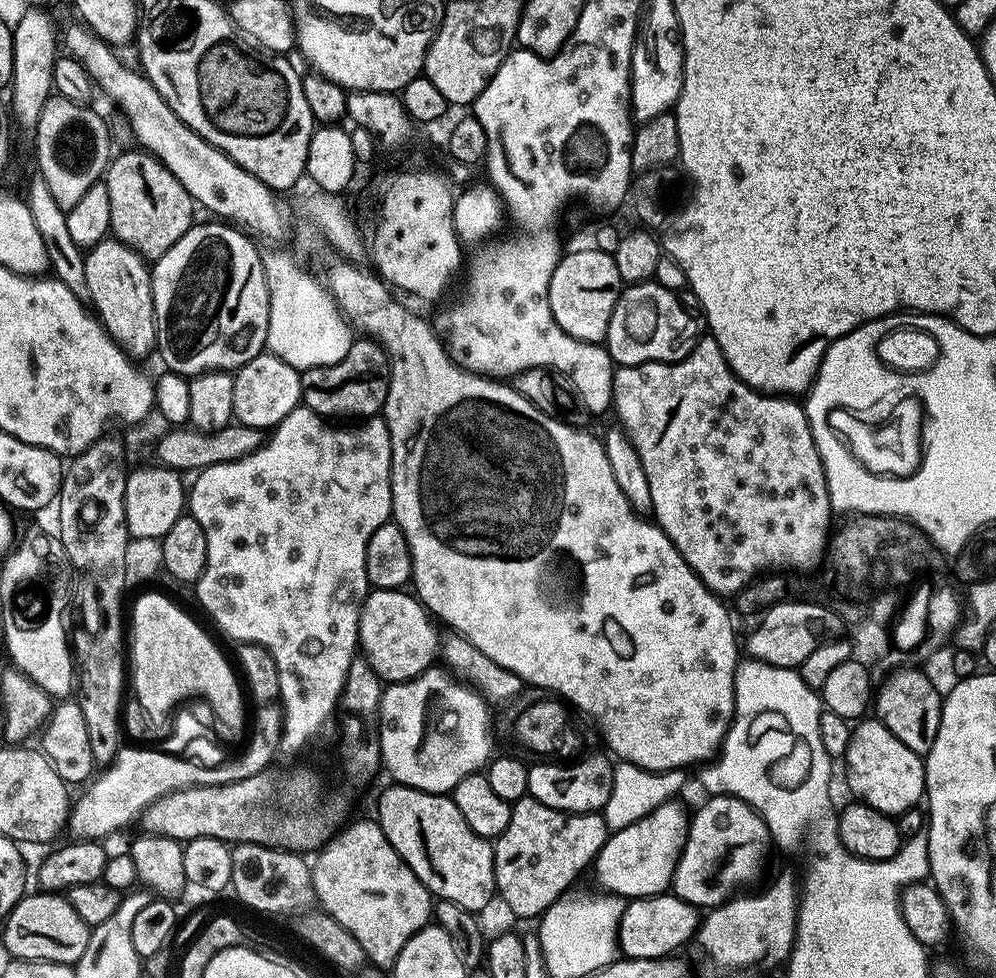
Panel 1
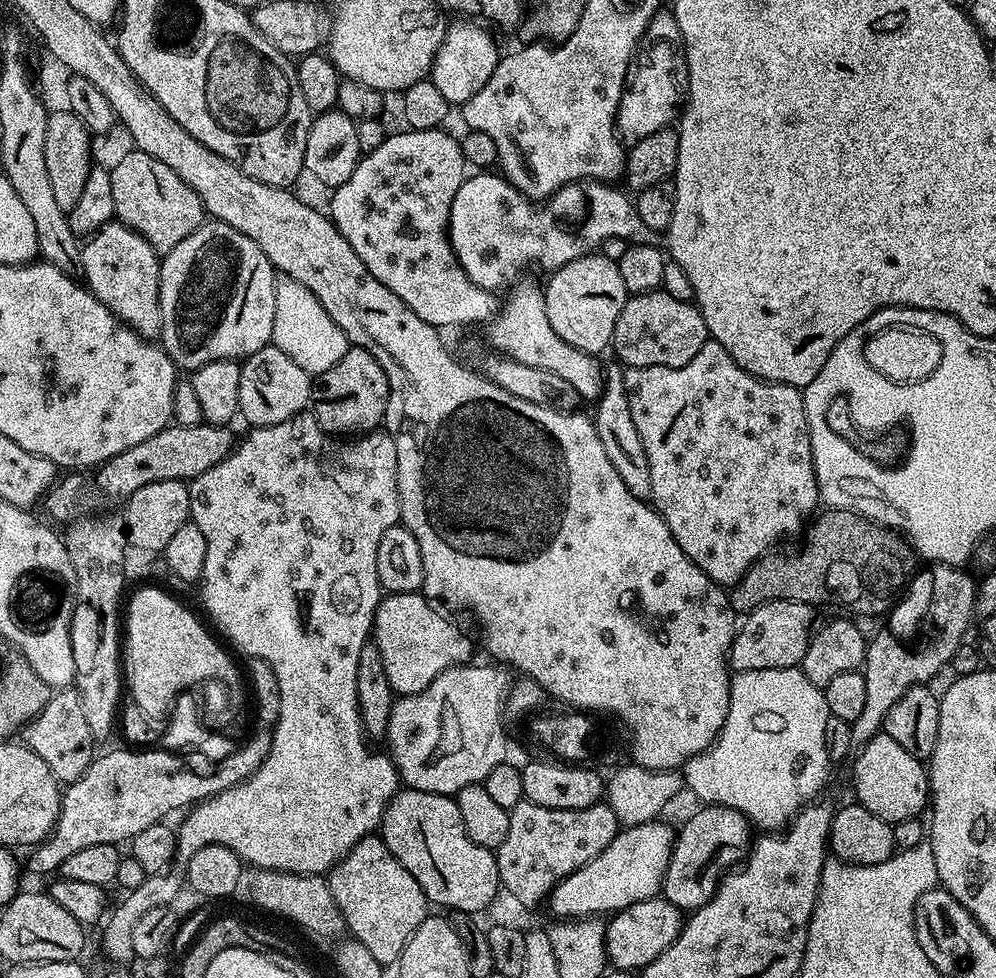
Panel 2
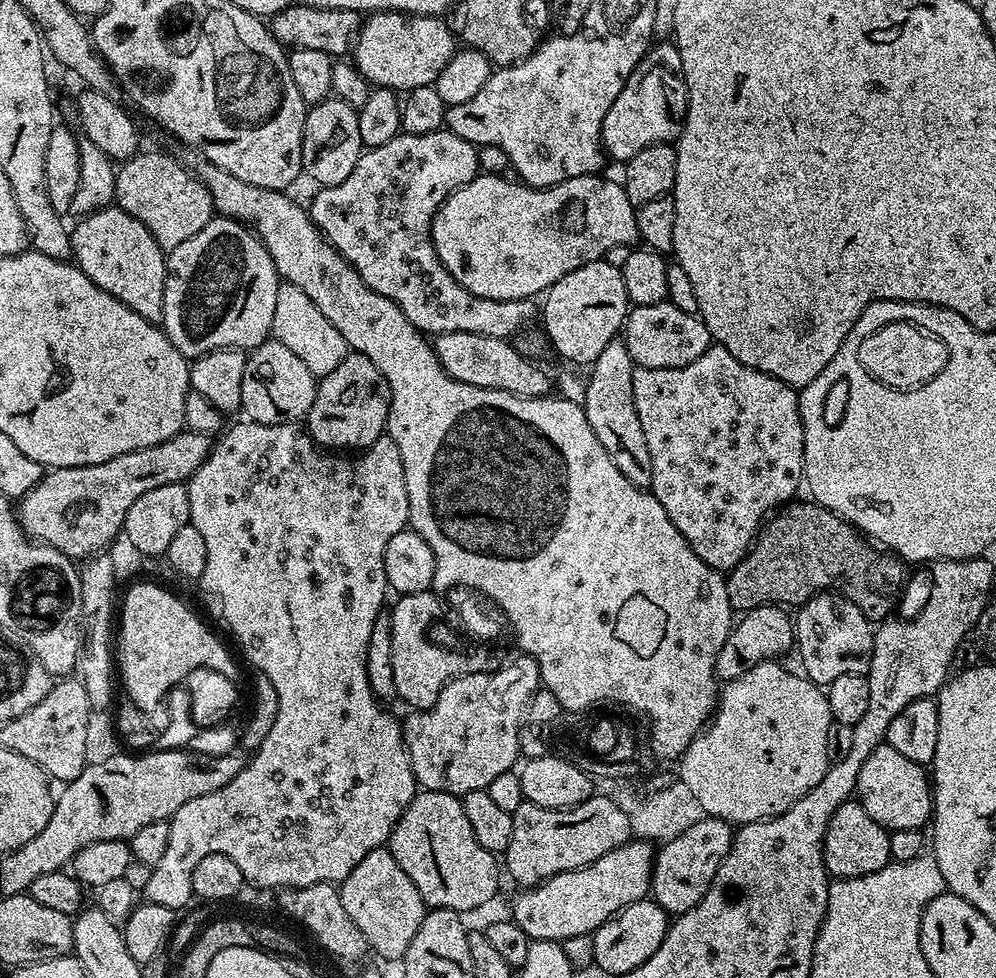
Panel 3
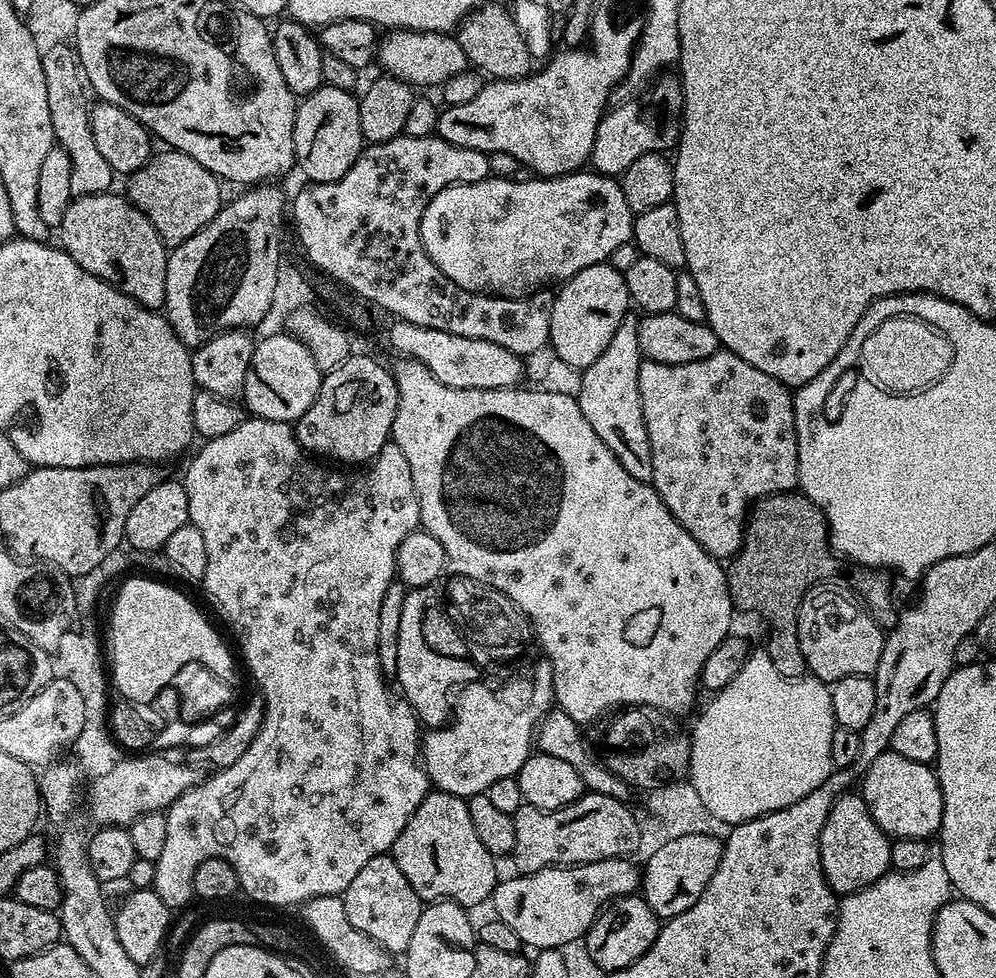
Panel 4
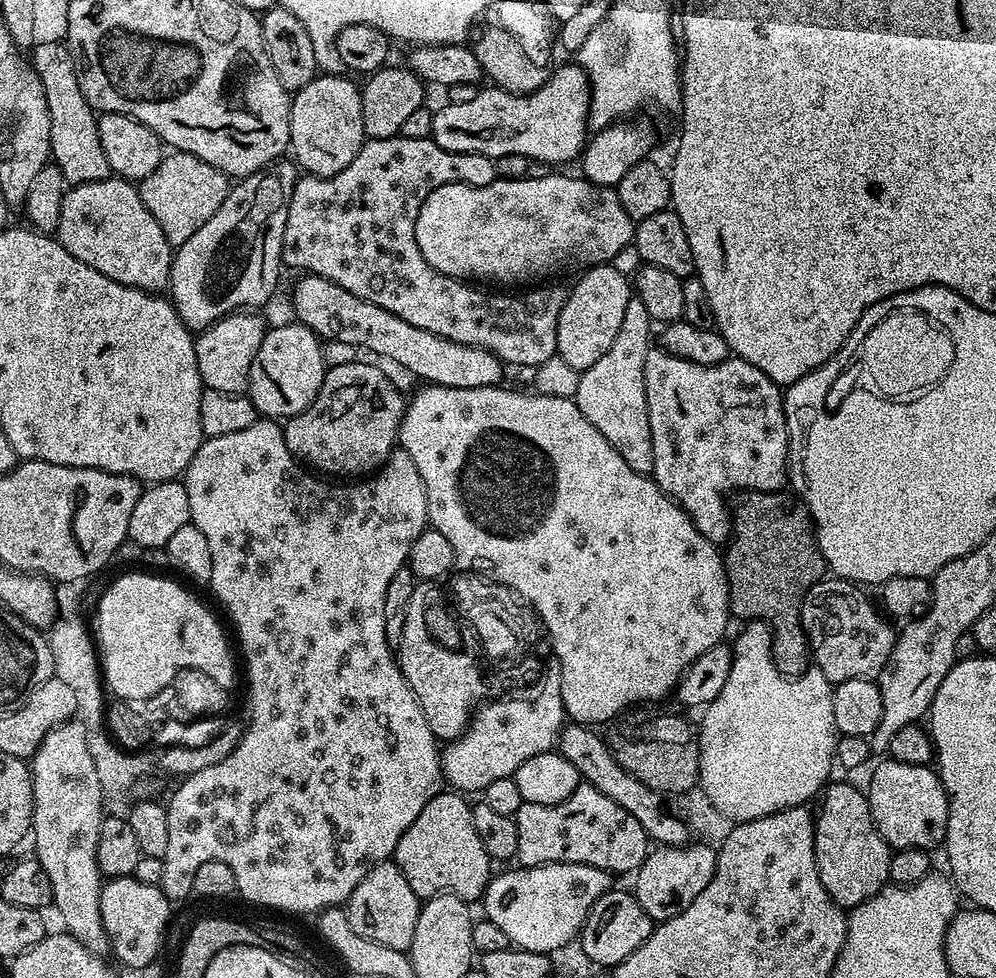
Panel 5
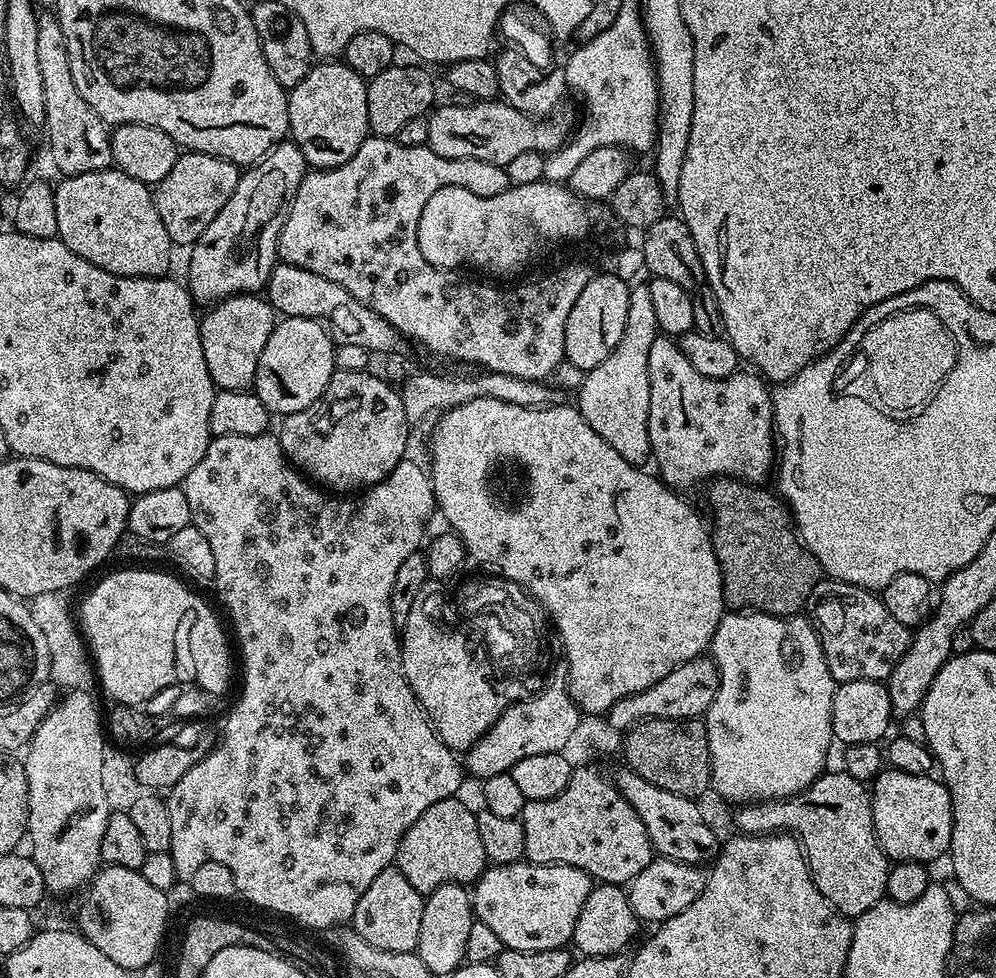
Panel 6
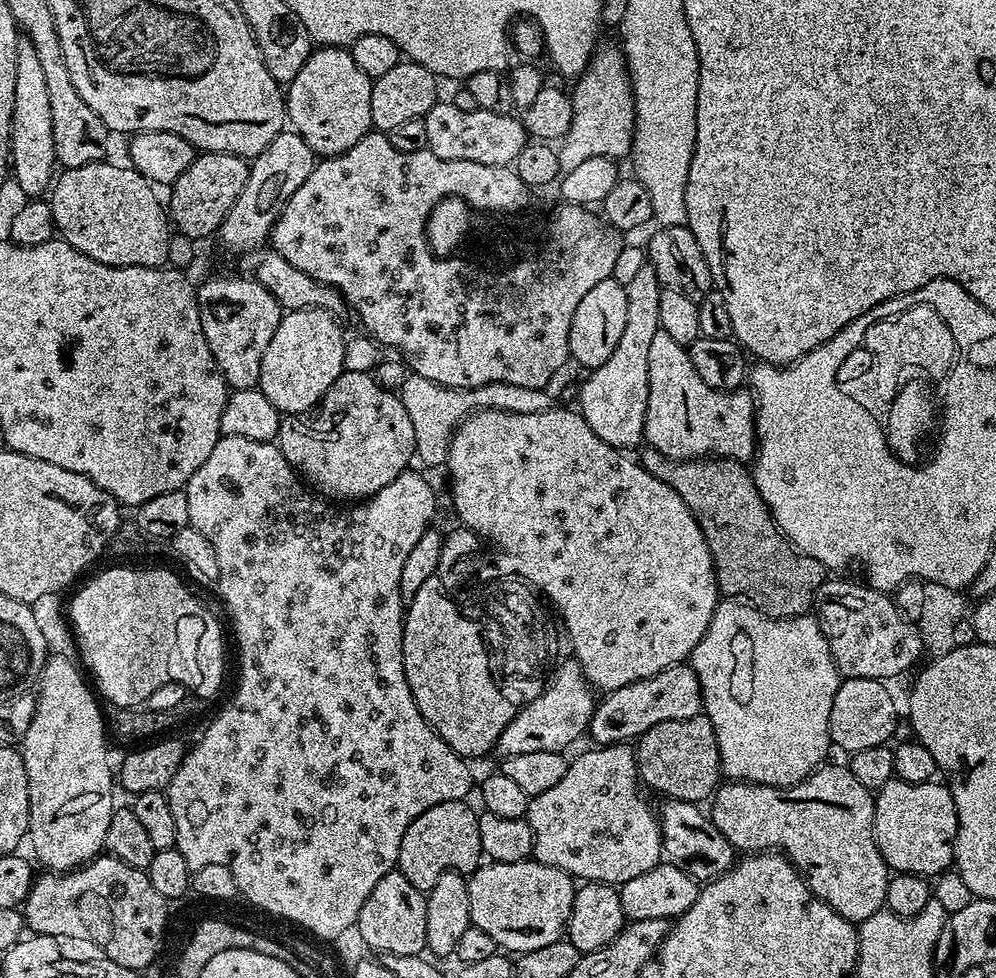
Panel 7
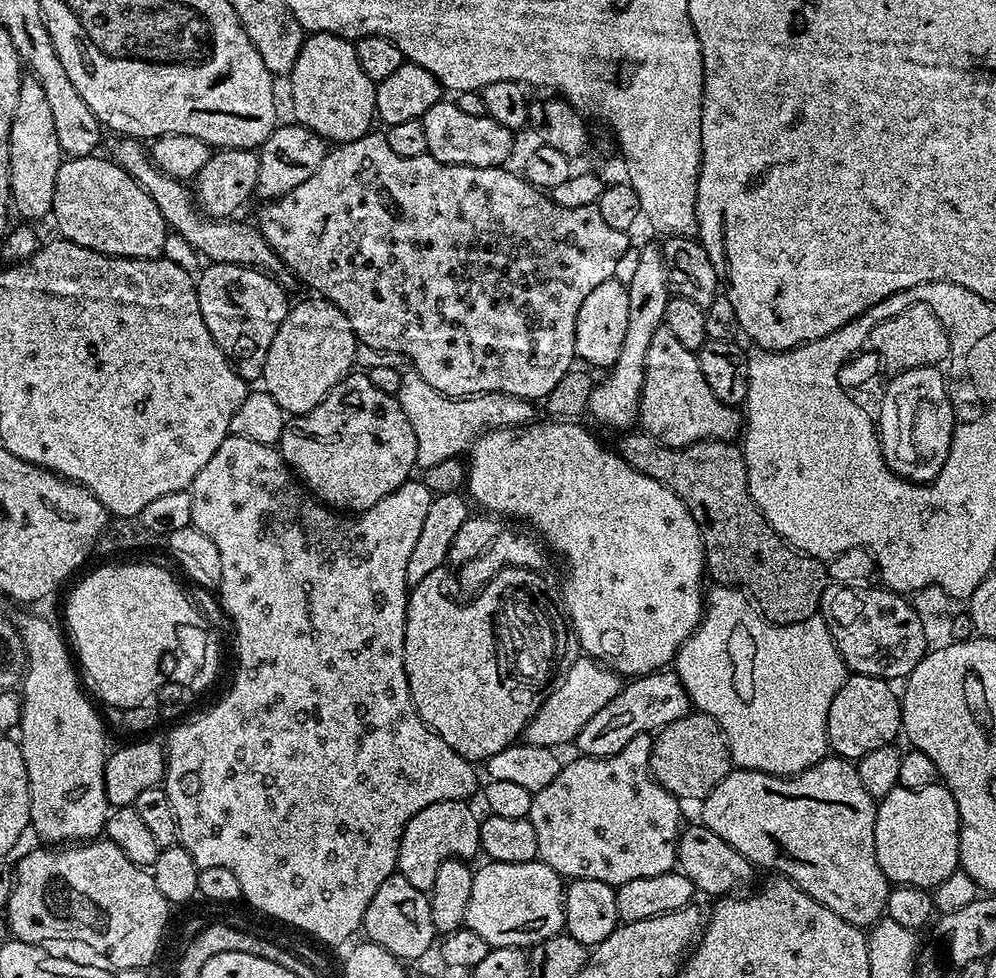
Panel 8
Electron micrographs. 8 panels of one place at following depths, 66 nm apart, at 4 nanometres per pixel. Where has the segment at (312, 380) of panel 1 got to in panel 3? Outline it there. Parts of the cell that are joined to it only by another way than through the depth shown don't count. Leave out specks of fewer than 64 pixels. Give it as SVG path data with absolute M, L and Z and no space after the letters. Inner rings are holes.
M352 352L345 357L340 365L335 366L330 374L319 377L314 402L306 417L306 431L312 437L313 442L325 450L366 449L379 436L385 435L391 401L392 391L386 378L382 378L378 366L374 366L374 362L370 362L370 358L366 358L360 352Z

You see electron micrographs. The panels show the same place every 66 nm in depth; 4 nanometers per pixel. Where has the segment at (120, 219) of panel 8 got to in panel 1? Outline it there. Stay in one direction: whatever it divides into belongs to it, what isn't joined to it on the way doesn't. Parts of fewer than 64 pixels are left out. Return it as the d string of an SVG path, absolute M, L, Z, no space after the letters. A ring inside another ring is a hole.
M115 238L98 241L87 249L87 303L112 339L132 358L156 352L156 315L152 297L152 273L143 256Z

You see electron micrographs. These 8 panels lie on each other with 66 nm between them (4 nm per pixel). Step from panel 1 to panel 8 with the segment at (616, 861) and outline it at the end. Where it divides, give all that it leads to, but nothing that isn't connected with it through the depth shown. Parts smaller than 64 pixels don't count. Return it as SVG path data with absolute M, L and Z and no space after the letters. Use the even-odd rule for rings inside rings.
M539 858L530 862L507 864L484 862L472 873L470 902L464 924L474 934L486 938L492 948L531 949L551 936L559 936L564 927L565 881Z

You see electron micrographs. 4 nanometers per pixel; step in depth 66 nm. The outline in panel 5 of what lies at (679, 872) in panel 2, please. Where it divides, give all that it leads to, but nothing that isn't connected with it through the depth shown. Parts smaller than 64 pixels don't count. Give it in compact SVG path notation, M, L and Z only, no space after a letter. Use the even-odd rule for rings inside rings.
M689 842L682 848L653 847L649 851L648 857L642 862L642 866L637 868L634 873L634 879L636 879L635 898L652 921L669 920L674 918L674 914L682 914L682 910L686 910L686 906L690 906L690 902L694 902L694 898L698 898L698 894L702 894L702 890L706 890L710 878L714 878L715 869L716 848L709 847L703 842Z

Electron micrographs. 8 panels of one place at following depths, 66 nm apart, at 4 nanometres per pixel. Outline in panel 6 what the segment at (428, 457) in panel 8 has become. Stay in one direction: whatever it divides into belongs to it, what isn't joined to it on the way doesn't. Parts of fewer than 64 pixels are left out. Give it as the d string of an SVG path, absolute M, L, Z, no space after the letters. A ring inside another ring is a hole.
M481 371L480 376L439 376L436 372L420 372L417 376L409 375L402 384L404 413L409 425L424 424L428 419L439 417L462 402L474 398L502 398L502 402L514 402L516 406L531 408L549 408L569 403L570 397L560 388L551 388L551 383L526 378L514 378L514 374L498 374ZM432 416L432 417L431 417Z

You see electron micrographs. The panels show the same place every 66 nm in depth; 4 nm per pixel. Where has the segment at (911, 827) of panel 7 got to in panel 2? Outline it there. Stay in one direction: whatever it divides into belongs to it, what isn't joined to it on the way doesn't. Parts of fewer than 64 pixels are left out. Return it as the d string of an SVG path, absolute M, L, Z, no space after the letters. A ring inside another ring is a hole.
M877 732L855 756L851 761L852 788L856 791L855 799L866 810L870 810L870 814L894 825L903 820L917 819L921 815L920 811L929 807L930 785L925 761L902 750L902 746L898 746L898 742L894 742L894 738L890 738L887 732Z

